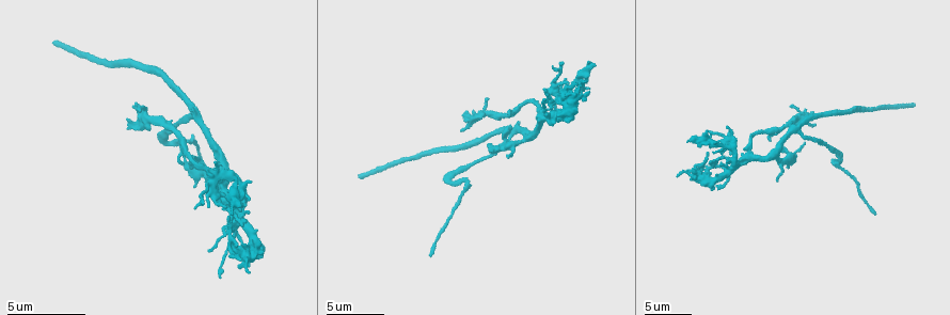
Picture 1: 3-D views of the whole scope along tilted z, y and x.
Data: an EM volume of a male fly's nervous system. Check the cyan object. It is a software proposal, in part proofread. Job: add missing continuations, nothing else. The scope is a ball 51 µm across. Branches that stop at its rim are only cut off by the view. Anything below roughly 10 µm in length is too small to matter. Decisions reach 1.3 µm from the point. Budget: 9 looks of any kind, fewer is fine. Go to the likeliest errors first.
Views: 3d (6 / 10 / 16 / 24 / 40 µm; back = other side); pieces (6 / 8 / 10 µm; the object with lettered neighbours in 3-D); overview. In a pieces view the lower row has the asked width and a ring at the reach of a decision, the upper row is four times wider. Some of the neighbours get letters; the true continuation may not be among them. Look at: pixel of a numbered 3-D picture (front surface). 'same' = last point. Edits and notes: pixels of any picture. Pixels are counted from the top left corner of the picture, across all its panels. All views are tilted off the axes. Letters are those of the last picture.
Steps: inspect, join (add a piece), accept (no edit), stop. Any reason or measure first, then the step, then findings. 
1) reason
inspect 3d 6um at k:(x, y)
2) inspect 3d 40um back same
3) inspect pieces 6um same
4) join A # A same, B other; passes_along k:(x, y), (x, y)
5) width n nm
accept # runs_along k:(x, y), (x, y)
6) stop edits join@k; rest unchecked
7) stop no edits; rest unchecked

free end
inspect pieces 10um at 1:(588, 60)

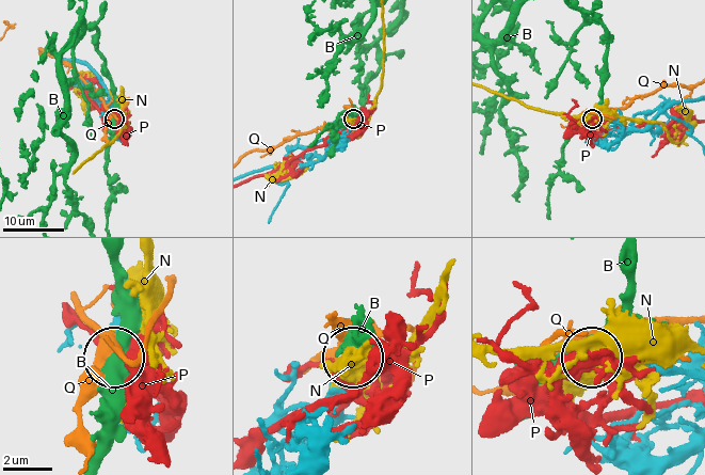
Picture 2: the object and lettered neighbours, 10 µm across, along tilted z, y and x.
accept # B other, N other, P other, Q other; no lettered piece goes on from it

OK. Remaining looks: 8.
tapers out
inspect 3d 6um at 1:(463, 130)

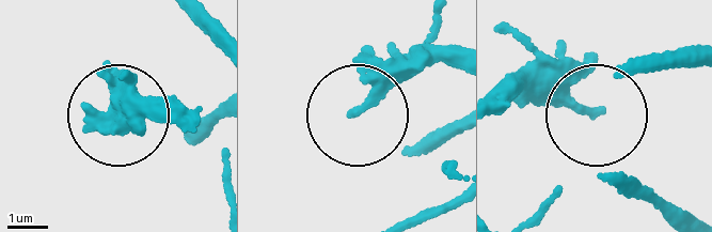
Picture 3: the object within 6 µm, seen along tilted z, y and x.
inspect pieces 6um at 3:(597, 112)

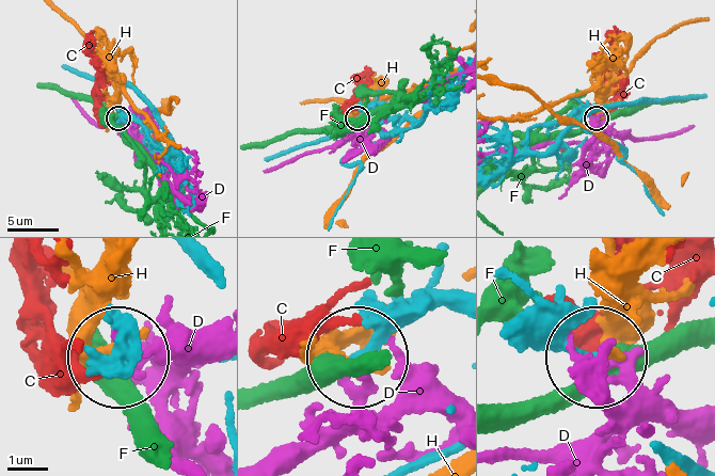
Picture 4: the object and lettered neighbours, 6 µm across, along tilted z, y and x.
accept # C other, D other, F other, H other; none of them fits

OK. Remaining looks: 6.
an open end
inspect pieces 10um at 1:(510, 127)

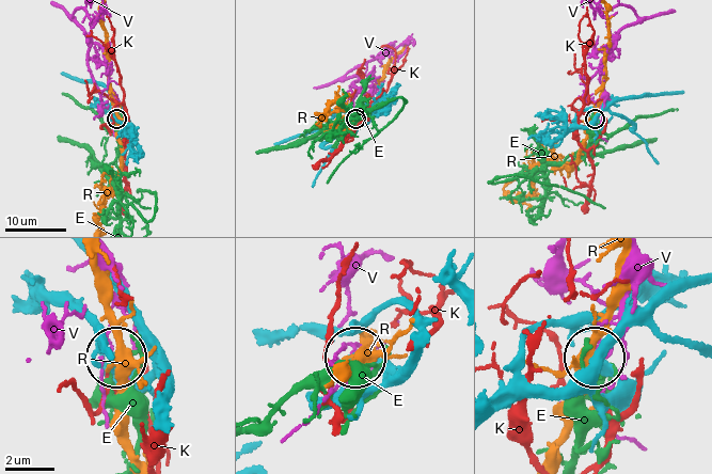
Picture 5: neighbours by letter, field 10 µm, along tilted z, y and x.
accept # E other, K other, R other, V other; none of them fits

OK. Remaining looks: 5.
stop no edits; rest unchecked

